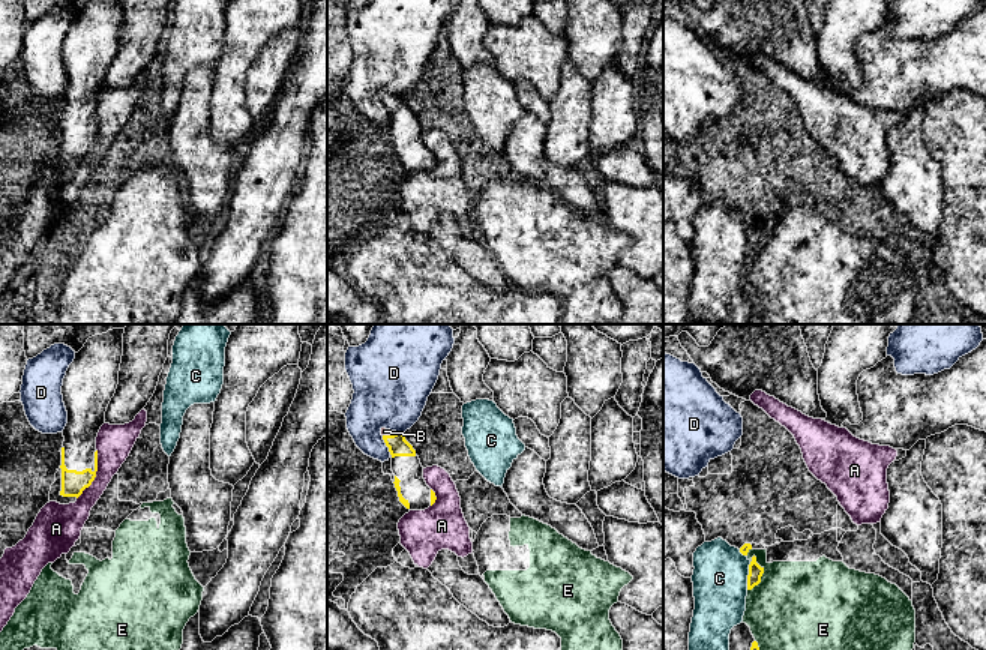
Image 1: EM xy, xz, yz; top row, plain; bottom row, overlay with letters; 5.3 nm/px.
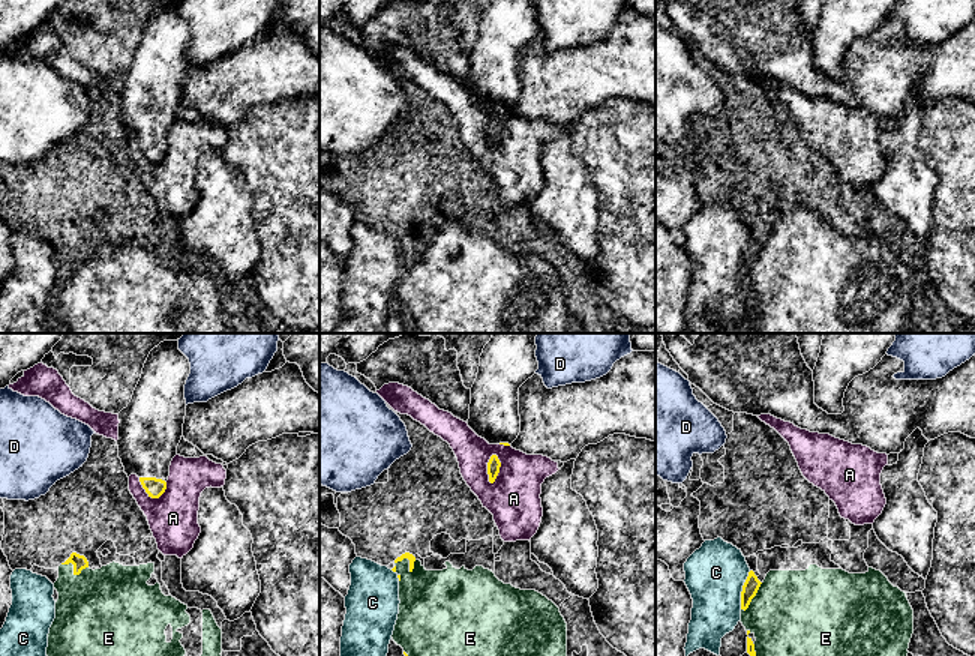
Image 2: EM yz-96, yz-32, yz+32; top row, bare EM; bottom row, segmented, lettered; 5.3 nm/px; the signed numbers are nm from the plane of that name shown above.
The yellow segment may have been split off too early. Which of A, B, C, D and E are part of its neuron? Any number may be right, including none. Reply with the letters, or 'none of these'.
B

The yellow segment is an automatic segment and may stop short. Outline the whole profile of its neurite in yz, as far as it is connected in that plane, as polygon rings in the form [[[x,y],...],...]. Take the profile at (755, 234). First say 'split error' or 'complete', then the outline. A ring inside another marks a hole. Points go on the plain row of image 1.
complete | [[[752,221],[749,228],[749,239],[747,239],[747,254],[752,254],[755,249],[761,246],[761,240],[764,237],[764,231],[756,227],[756,221]]]

